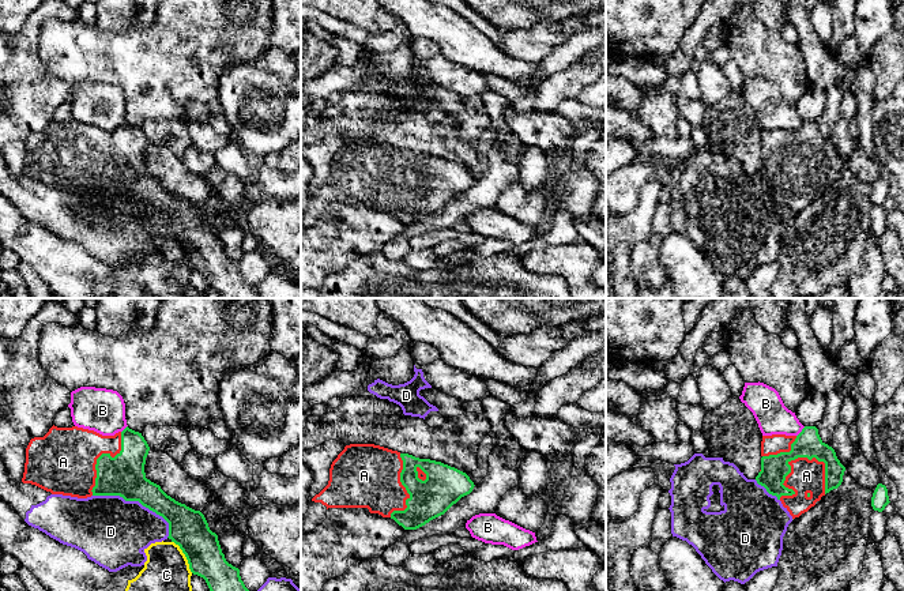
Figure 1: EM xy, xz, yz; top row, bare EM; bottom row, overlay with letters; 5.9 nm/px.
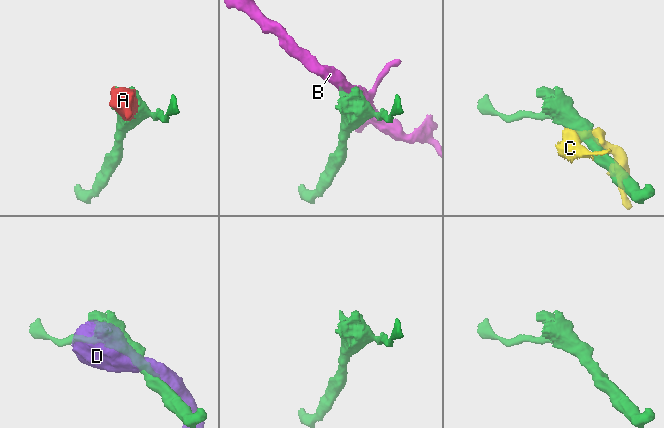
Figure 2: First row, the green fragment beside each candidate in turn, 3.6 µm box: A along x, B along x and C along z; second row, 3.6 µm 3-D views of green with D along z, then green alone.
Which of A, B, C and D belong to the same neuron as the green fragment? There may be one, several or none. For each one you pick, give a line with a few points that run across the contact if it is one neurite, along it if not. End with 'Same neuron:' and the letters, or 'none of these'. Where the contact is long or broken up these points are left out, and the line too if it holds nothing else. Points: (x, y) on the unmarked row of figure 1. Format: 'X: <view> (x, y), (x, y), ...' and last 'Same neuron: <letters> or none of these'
Same neuron: A

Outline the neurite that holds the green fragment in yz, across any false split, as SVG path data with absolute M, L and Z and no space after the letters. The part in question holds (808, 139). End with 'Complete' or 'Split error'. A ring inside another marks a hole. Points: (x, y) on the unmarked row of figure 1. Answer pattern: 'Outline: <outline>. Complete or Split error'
Outline: M805 121L798 131L762 131L761 151L756 176L781 196L792 214L837 184L845 166L816 121Z. Split error

